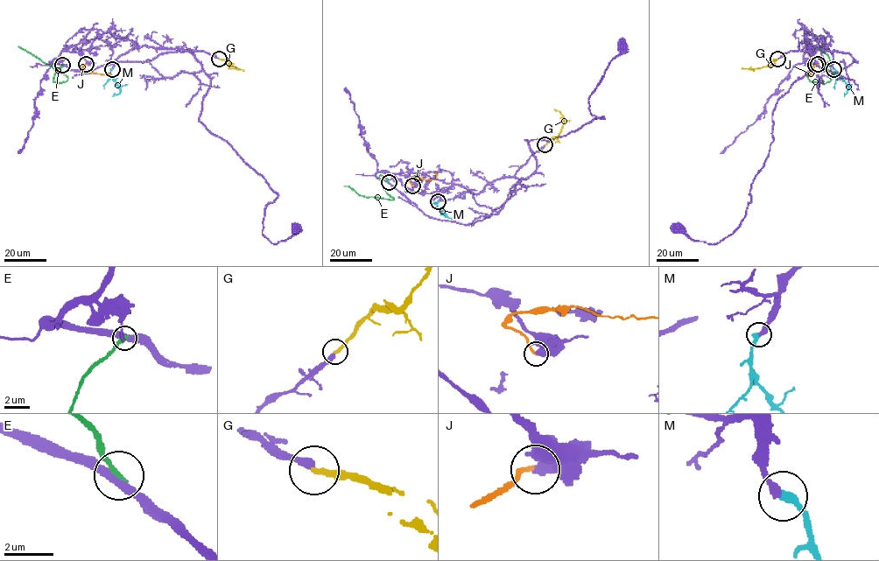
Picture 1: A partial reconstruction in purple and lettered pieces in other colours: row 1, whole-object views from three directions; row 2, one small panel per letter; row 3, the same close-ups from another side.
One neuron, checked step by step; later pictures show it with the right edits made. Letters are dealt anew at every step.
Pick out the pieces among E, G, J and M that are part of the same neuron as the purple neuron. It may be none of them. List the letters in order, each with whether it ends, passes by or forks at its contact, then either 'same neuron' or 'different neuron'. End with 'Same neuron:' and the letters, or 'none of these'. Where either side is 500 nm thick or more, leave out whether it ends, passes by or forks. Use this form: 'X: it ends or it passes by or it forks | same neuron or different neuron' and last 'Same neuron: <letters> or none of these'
E: it ends | different neuron
G: it ends | same neuron
J: different neuron
M: it ends | same neuron
Same neuron: G, M

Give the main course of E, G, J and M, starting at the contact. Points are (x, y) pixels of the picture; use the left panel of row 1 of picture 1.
E: (63, 65), (56, 72), (53, 81), (64, 82), (67, 77), (17, 45)
G: (219, 59), (237, 68), (228, 68)
J: (86, 64), (81, 67), (86, 71), (110, 74), (108, 73)
M: (111, 68), (110, 76), (120, 92), (112, 95)

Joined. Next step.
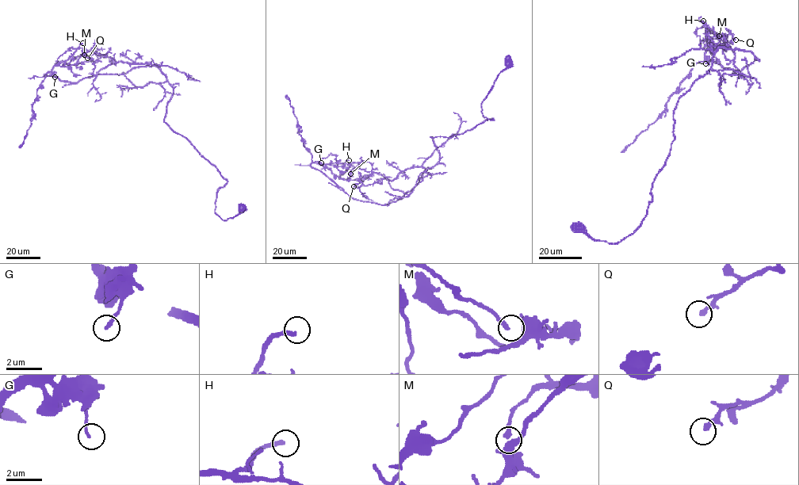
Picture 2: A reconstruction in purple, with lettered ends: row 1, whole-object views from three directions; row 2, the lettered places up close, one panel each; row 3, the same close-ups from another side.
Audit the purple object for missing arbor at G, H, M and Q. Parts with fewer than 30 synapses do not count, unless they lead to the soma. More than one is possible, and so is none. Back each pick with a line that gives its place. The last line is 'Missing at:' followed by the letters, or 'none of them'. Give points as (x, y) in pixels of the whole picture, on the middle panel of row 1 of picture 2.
H: Place: (349, 160)
Missing at: H

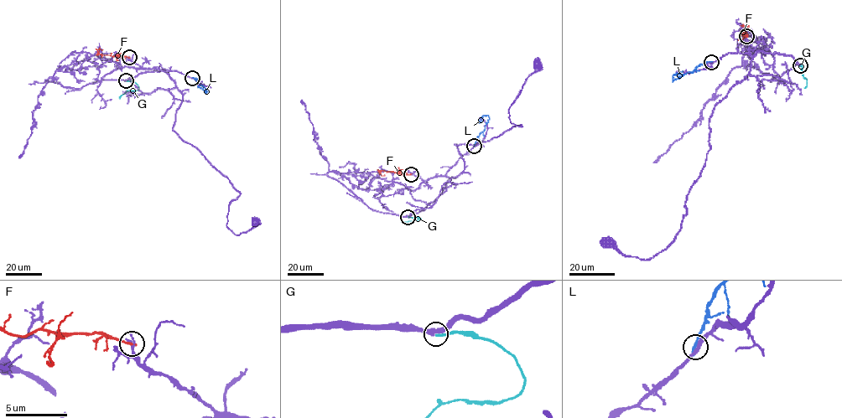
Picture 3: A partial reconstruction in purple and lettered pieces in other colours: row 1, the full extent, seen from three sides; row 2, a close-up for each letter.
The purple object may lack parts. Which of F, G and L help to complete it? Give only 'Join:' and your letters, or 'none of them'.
Join: G

